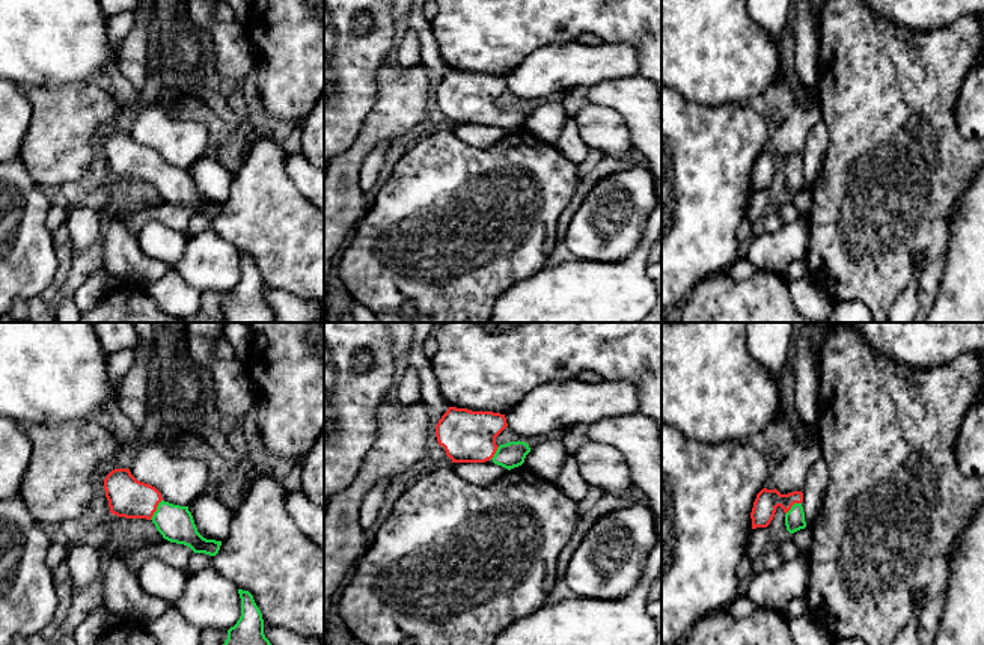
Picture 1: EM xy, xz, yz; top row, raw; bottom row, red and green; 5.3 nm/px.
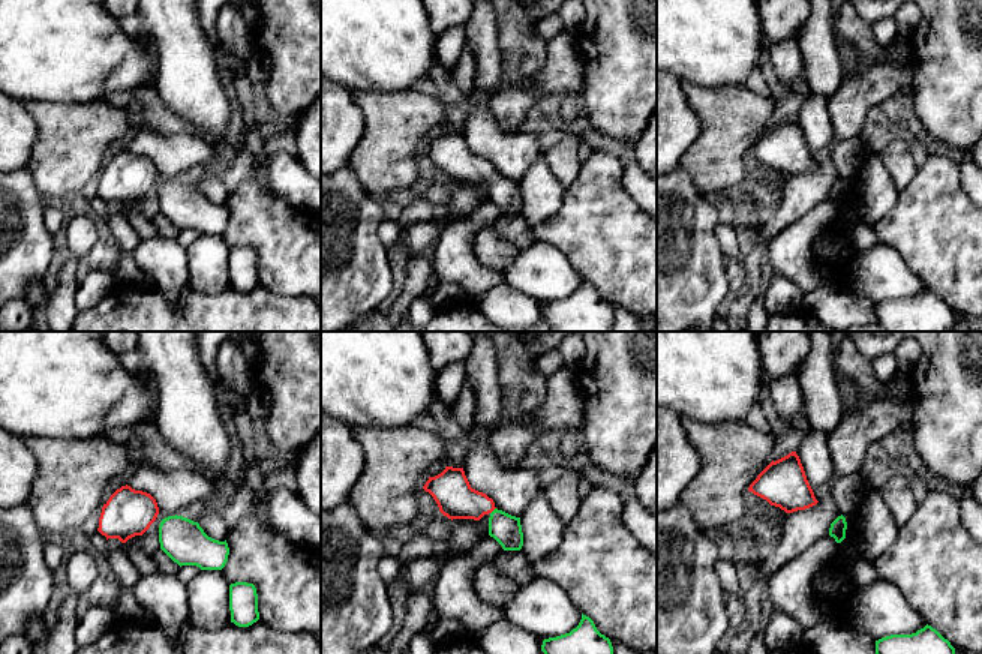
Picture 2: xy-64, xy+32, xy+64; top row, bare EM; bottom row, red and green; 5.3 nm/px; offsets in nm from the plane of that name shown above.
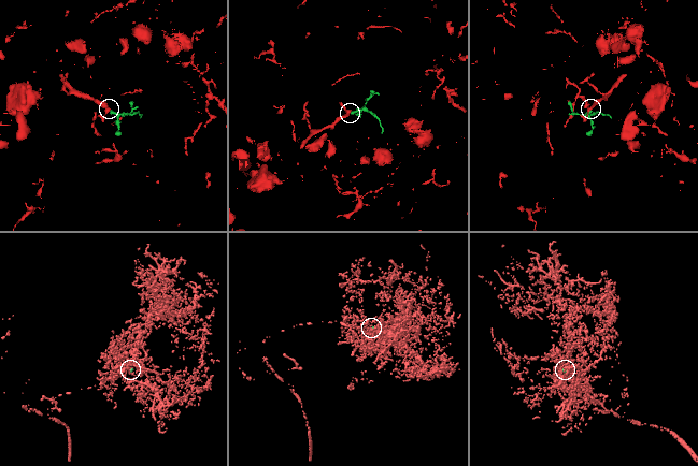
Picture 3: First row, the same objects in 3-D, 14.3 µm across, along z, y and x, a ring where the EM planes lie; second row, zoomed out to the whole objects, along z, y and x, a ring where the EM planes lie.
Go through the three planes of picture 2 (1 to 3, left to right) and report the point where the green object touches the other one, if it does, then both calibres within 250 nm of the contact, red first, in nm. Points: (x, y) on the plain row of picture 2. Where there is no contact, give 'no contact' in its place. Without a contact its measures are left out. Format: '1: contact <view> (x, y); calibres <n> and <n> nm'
1: no contact
2: contact xy+32 (493, 173); calibres 200 and 160 nm
3: no contact

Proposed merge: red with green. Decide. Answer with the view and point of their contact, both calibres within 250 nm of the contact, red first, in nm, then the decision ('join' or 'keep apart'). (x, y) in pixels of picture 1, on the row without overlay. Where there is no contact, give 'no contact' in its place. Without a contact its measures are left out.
xy (155, 172) | 220/190 nm | join

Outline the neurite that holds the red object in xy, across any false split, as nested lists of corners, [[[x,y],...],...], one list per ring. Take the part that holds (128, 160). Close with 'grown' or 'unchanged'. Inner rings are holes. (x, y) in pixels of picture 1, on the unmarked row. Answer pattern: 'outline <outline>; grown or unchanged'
outline [[[115,131],[104,142],[110,175],[125,181],[151,182],[164,202],[190,209],[194,216],[215,219],[222,203],[203,200],[188,169],[164,164],[161,155],[137,143],[130,131]]]; grown

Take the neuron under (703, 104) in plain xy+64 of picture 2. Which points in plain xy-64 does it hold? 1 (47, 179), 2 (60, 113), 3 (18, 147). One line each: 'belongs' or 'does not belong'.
1: belongs
2: belongs
3: does not belong

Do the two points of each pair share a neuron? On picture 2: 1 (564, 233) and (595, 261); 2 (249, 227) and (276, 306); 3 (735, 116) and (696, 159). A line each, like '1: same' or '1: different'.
1: same
2: different
3: same

